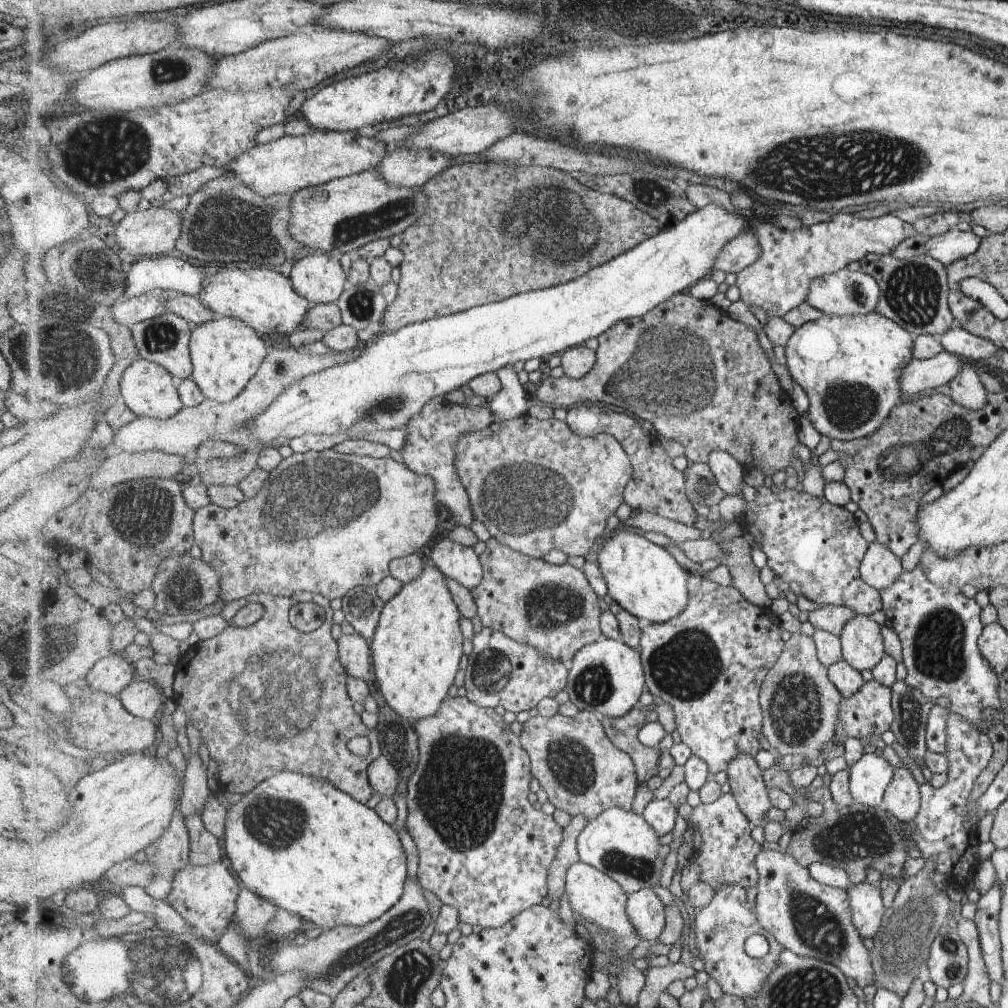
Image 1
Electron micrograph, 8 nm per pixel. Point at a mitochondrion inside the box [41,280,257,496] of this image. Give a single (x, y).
(159, 337)

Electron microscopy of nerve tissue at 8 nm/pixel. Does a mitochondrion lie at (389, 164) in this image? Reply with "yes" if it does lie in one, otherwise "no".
no

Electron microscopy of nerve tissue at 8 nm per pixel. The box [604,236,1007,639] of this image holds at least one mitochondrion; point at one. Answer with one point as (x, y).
(935, 442)

